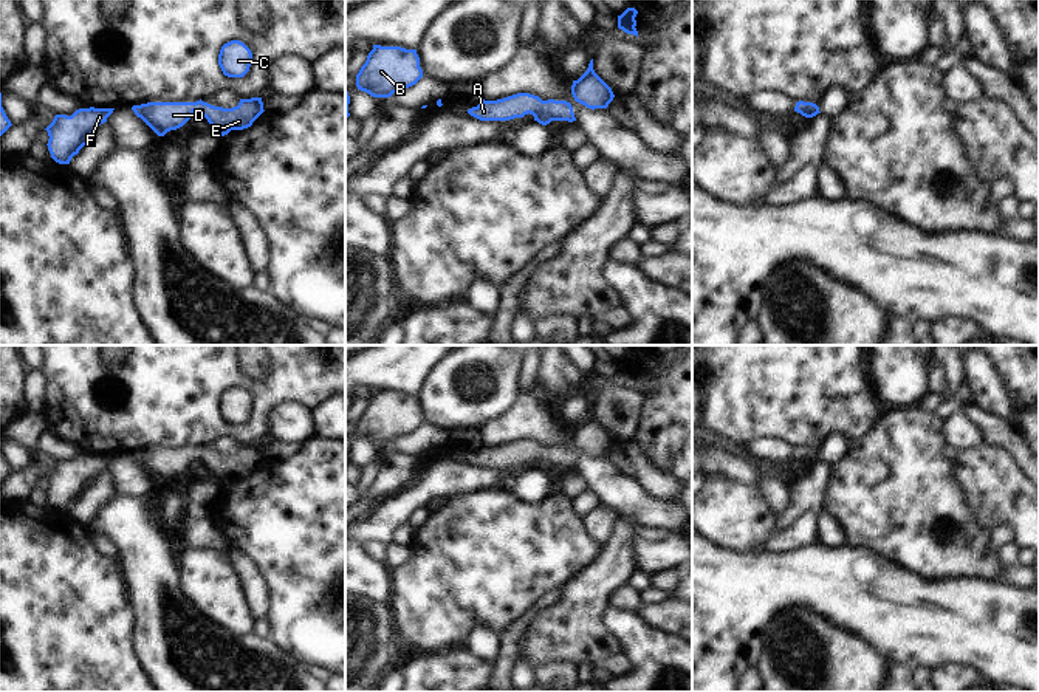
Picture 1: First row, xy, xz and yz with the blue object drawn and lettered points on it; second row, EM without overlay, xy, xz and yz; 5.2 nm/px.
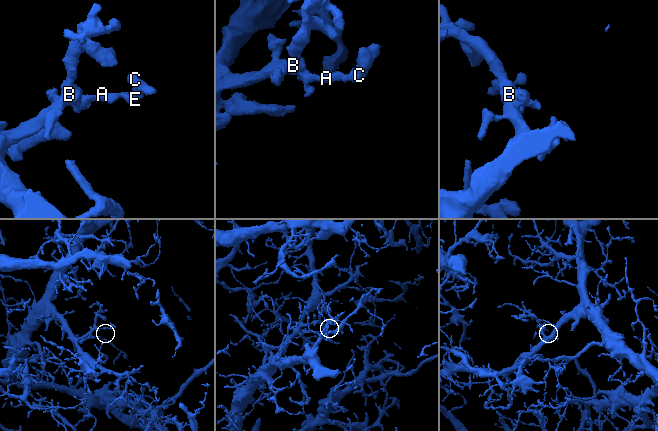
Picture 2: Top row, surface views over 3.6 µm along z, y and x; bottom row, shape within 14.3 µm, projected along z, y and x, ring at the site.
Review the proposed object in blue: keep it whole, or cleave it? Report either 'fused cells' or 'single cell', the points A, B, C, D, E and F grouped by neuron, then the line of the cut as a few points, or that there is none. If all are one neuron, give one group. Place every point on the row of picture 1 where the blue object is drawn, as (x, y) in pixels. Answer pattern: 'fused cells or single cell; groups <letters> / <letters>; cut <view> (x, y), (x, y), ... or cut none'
single cell; groups A B C D E F; cut none

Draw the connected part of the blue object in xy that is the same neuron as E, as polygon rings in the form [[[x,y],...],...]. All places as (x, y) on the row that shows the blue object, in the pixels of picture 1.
[[[262,98],[240,99],[232,108],[215,107],[200,99],[197,102],[147,102],[133,105],[132,110],[158,136],[183,127],[195,111],[201,113],[221,136],[231,130],[251,127],[265,111]]]

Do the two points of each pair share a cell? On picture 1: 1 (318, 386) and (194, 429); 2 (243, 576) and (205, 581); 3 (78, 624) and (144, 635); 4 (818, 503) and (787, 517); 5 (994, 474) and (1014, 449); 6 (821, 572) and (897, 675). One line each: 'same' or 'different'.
1: same
2: different
3: different
4: same
5: different
6: different

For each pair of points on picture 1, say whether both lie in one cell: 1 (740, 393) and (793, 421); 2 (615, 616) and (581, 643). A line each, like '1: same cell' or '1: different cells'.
1: same cell
2: different cells

